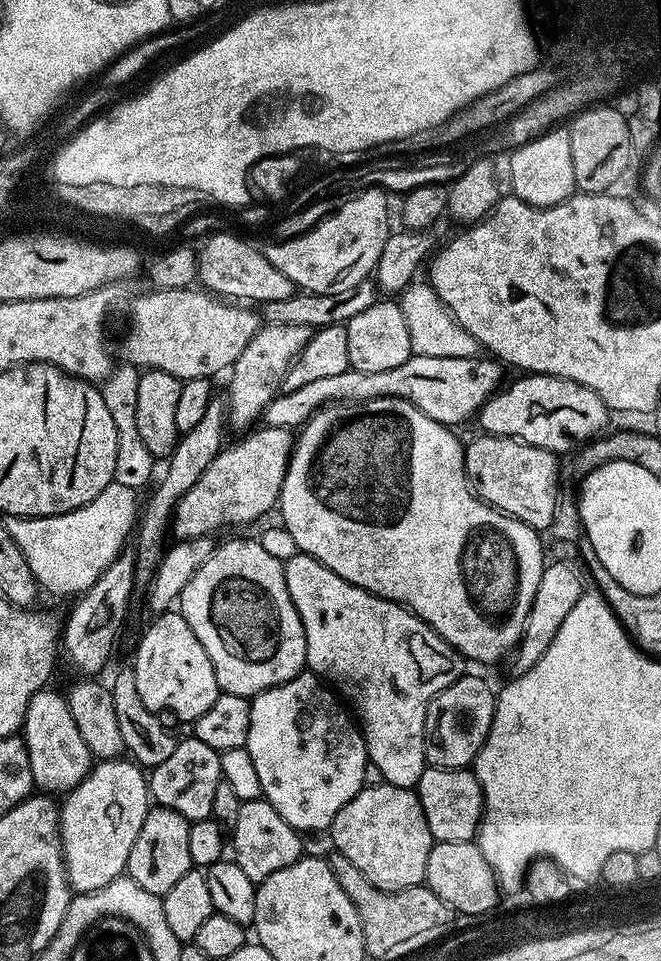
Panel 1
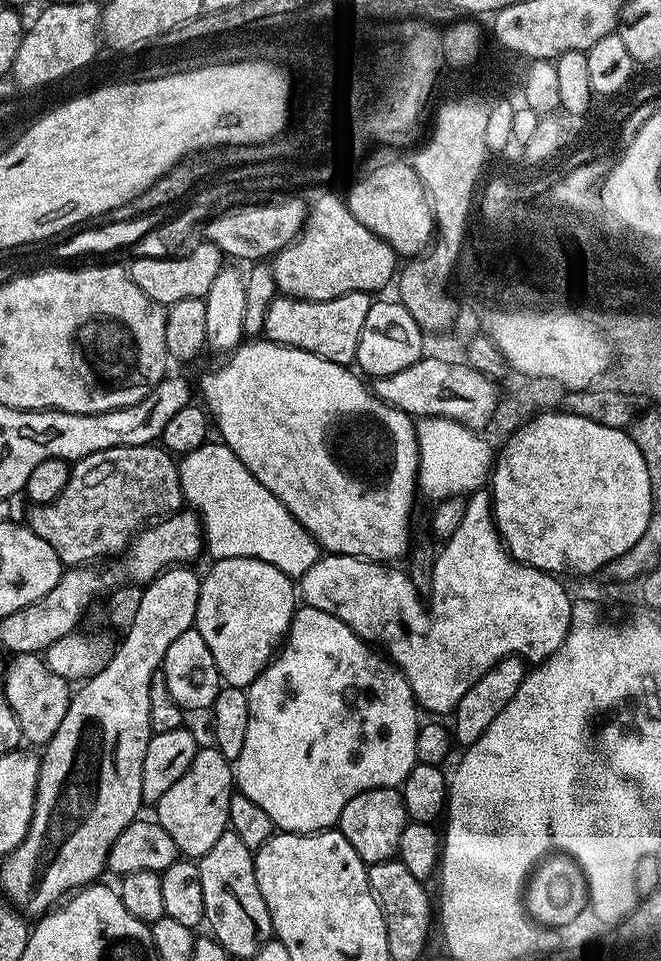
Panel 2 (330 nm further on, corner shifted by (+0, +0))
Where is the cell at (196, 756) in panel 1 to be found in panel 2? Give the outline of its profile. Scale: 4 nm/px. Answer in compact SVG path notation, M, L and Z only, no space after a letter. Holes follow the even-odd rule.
M214 746L201 747L186 774L182 774L182 778L178 778L178 782L174 782L174 786L170 786L170 790L166 790L166 794L155 801L154 819L162 826L162 830L166 830L166 834L170 834L170 838L174 838L174 846L181 857L199 858L214 847L214 842L218 842L224 832L229 831L232 795L233 765Z

